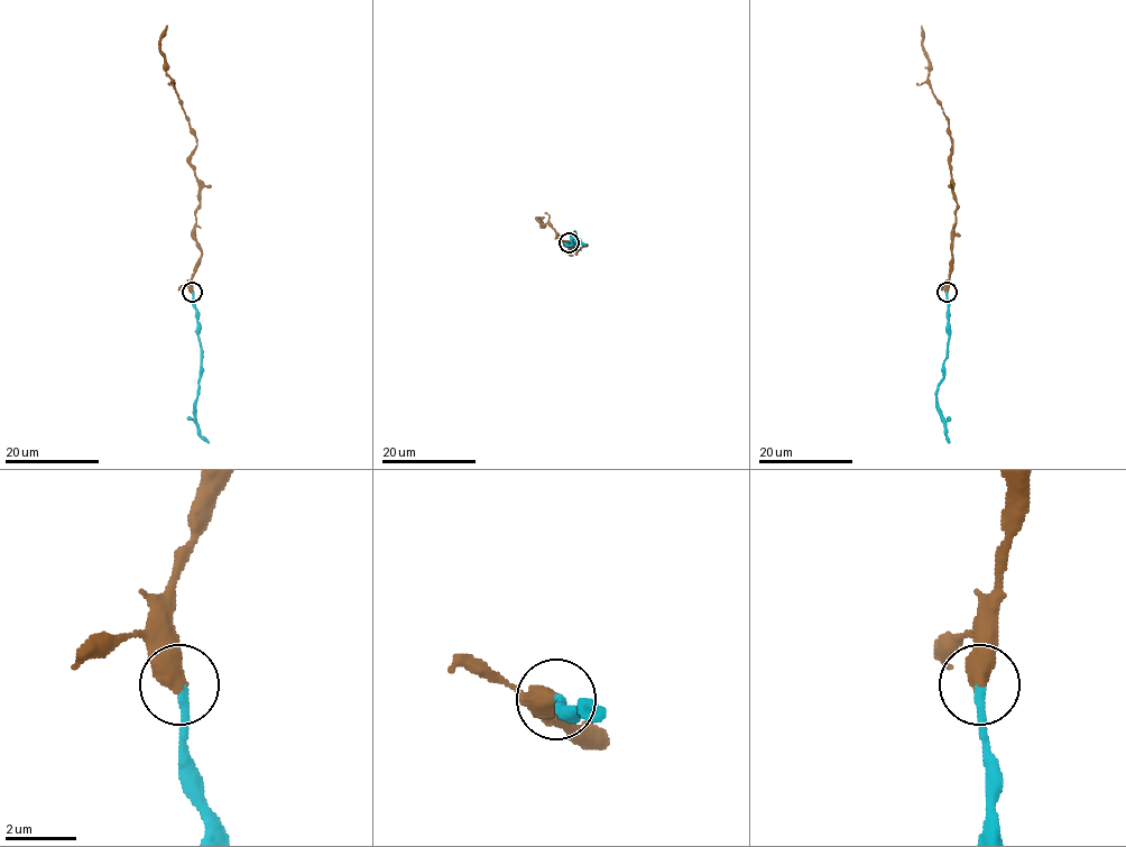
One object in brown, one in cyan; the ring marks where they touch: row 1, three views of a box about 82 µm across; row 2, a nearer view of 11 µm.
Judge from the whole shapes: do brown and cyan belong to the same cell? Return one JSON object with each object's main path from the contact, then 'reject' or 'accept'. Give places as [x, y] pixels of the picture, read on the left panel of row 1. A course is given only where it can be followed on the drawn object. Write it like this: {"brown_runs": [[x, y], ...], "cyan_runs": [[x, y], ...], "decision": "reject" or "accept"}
{"brown_runs": [[192, 292], [201, 254], [194, 235], [199, 180], [190, 162], [196, 137], [166, 73], [160, 35], [167, 26]], "cyan_runs": [[193, 292], [200, 358], [195, 411], [197, 432], [209, 442]], "decision": "accept"}

